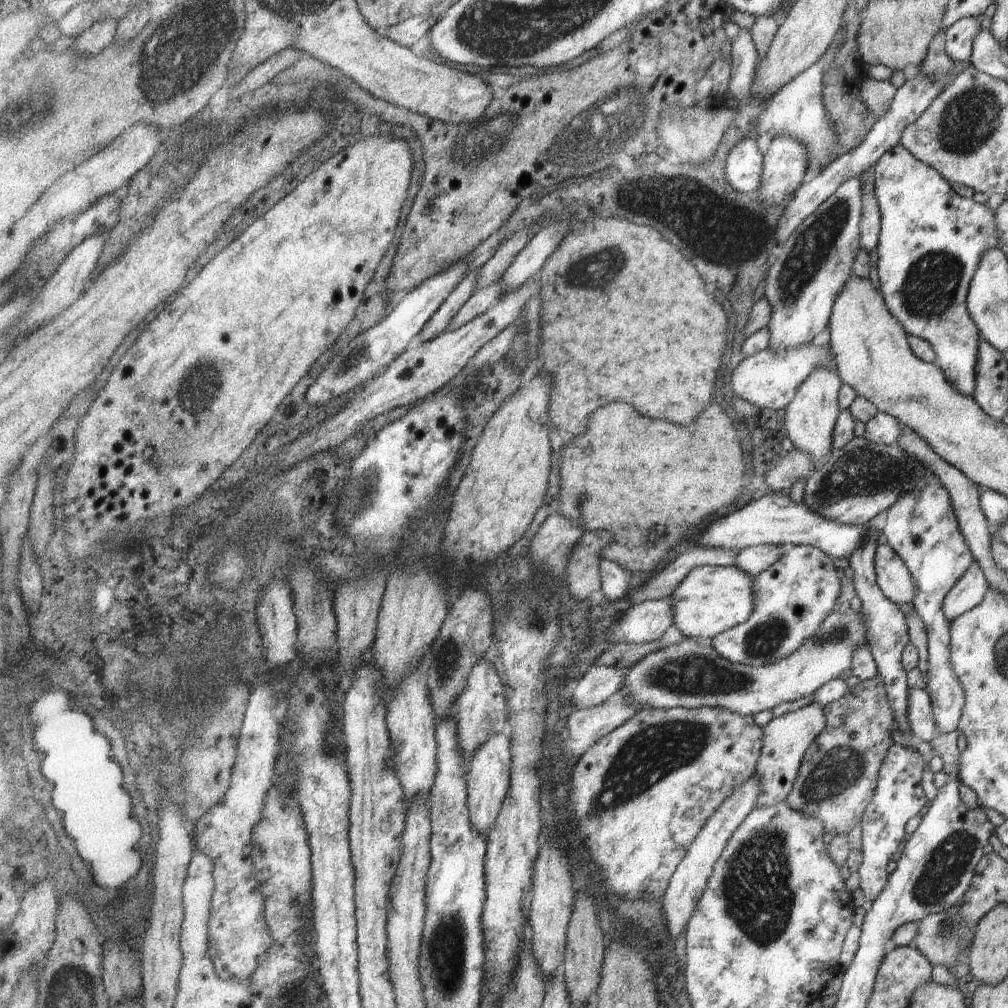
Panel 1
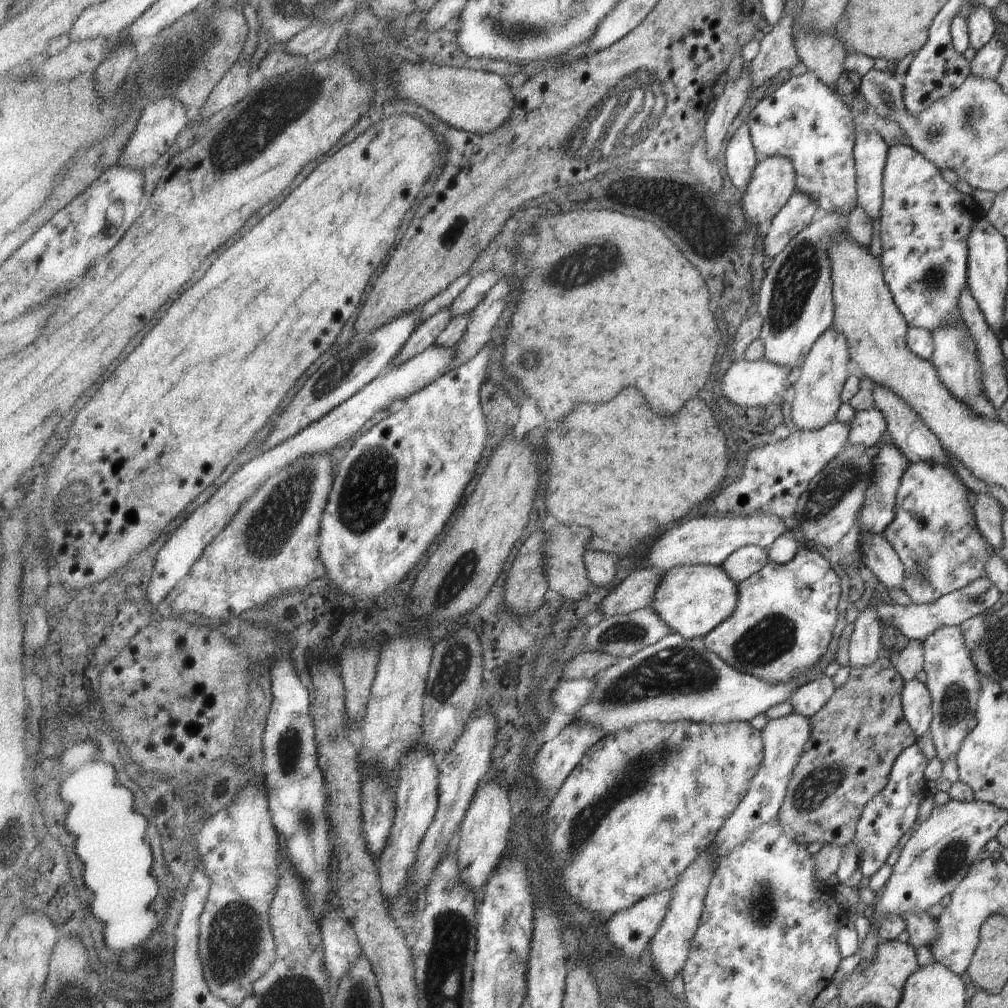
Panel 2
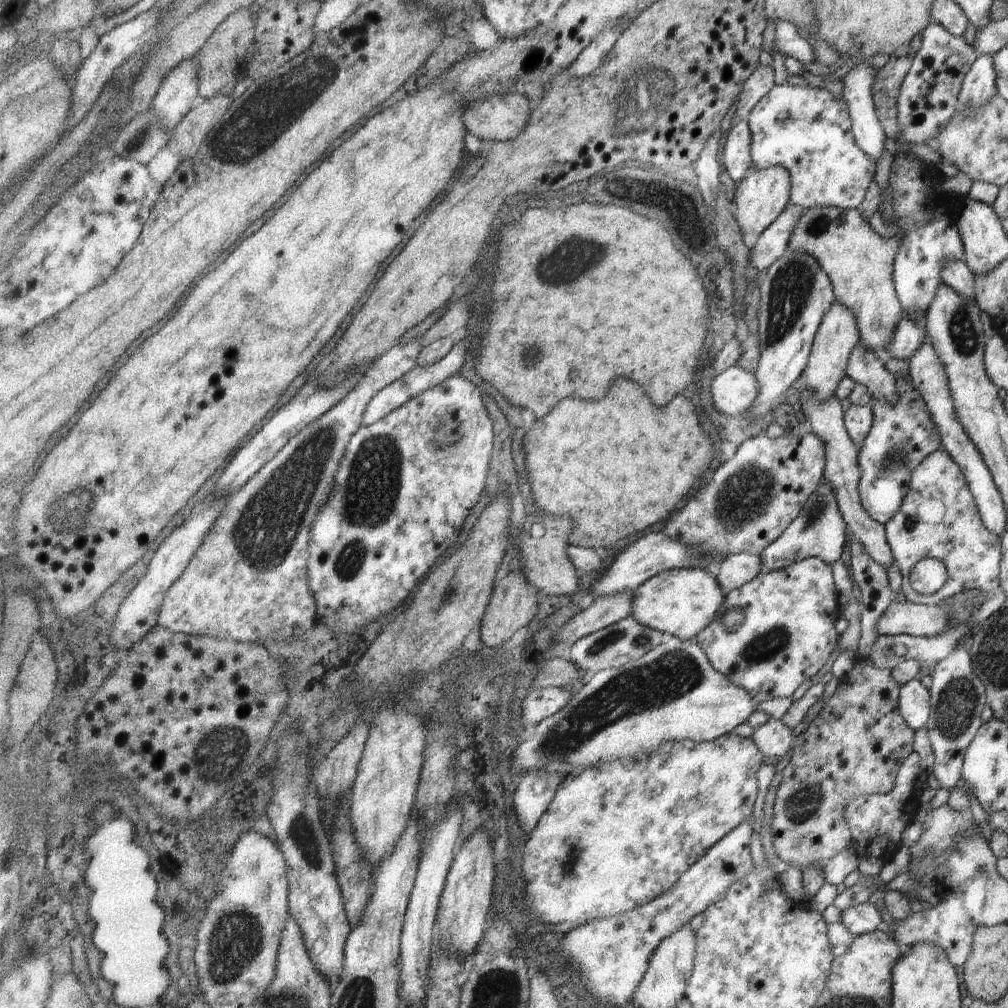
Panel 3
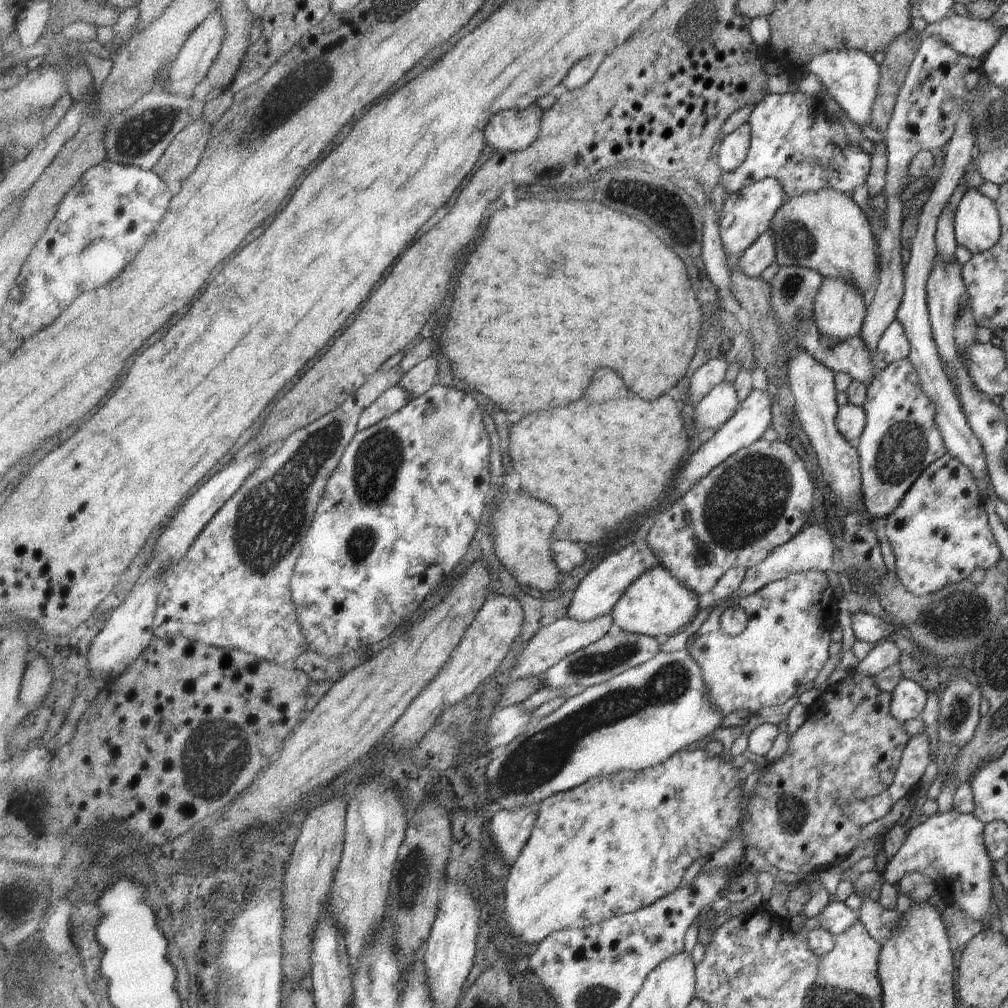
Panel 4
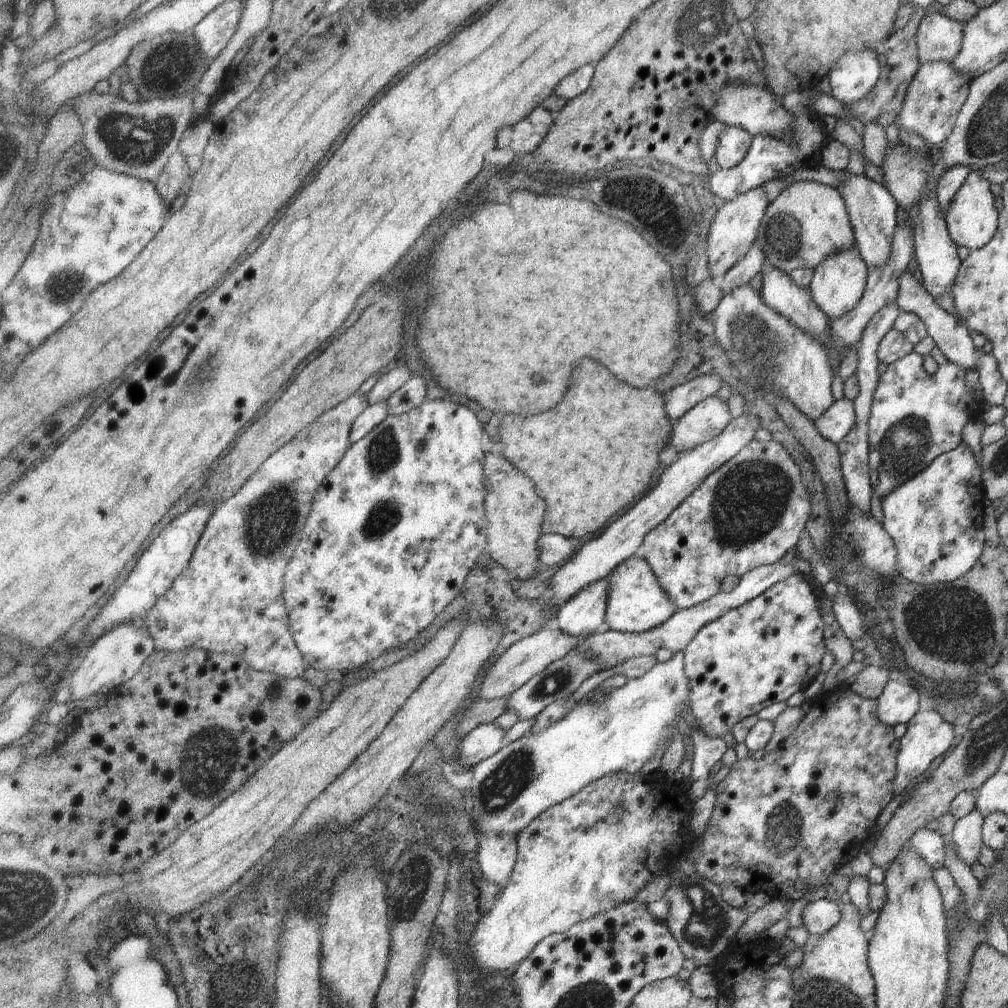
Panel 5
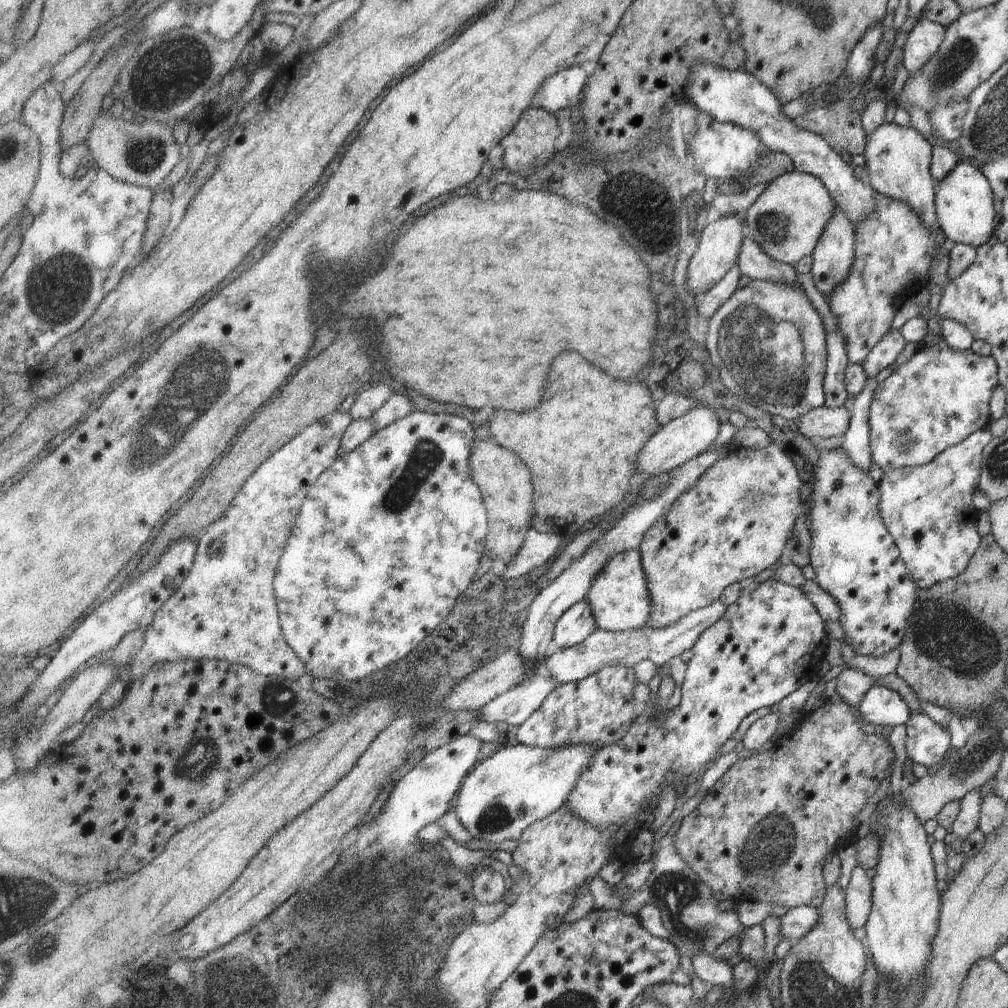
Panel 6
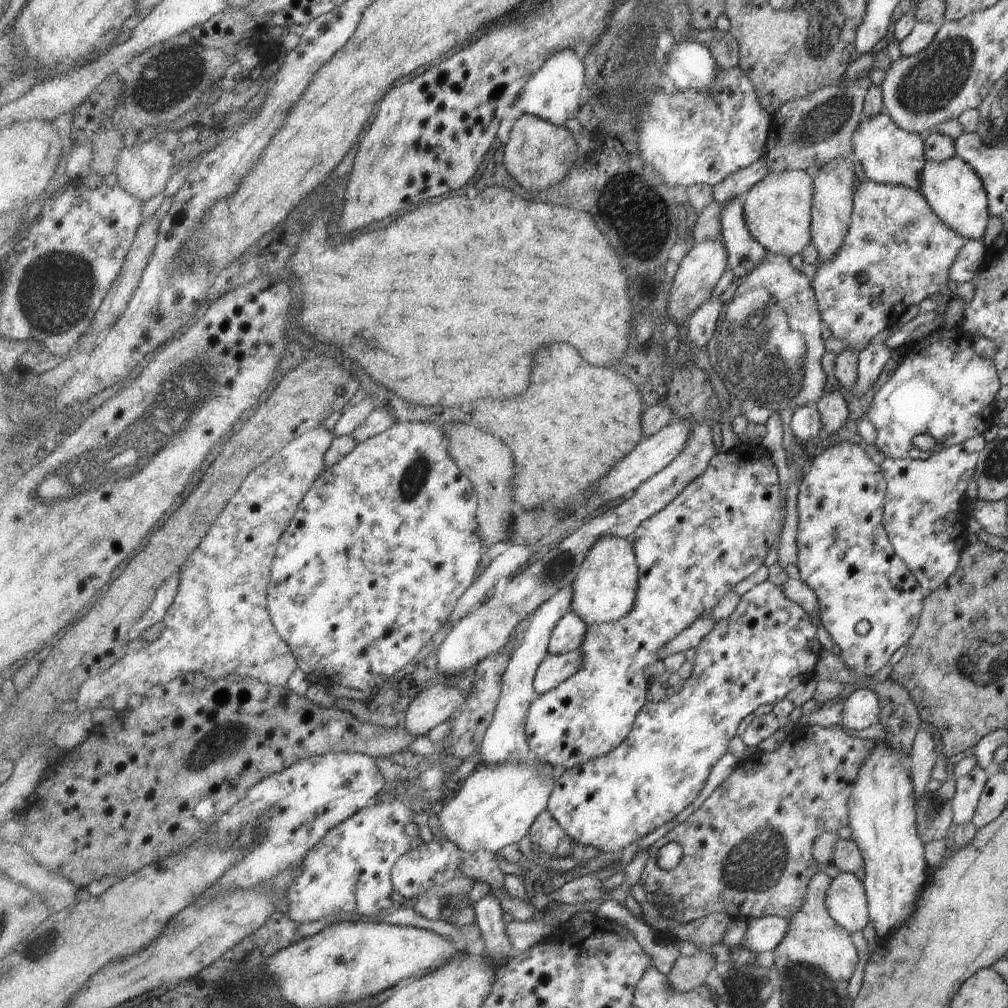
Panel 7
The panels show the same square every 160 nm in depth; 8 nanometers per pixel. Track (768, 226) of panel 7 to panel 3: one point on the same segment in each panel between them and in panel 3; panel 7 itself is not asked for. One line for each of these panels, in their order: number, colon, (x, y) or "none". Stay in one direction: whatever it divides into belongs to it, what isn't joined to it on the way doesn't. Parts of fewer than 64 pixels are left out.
3: (858, 261)
4: (826, 231)
5: (807, 222)
6: (787, 220)

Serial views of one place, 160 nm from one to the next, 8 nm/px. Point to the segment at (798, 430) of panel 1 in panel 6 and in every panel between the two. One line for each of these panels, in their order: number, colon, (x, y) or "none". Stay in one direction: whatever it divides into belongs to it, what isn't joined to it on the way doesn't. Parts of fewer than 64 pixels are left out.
2: (817, 390)
3: (837, 332)
4: (839, 311)
5: (837, 284)
6: (832, 257)

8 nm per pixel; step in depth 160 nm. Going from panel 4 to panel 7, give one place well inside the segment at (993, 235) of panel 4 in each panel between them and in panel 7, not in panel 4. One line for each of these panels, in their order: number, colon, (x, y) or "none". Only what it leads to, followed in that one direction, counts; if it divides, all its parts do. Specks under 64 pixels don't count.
5: (971, 219)
6: (963, 201)
7: (954, 193)

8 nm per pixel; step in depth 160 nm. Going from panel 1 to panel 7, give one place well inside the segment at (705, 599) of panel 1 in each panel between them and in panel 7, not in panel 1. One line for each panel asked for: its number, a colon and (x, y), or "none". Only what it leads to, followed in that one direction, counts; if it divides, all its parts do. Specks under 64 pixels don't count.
2: (693, 600)
3: (682, 602)
4: (658, 603)
5: (638, 603)
6: (620, 599)
7: (606, 588)

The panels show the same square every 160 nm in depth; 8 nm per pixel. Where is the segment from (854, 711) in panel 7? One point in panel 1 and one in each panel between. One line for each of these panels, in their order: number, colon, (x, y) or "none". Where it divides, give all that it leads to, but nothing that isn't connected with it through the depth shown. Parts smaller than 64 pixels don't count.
1: (918, 712)
2: (915, 700)
3: (912, 703)
4: (908, 699)
5: (898, 703)
6: (880, 706)

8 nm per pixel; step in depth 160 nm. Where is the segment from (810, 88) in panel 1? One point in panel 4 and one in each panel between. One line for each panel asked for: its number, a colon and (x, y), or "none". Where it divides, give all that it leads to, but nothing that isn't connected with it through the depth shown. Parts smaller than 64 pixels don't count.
2: (802, 119)
3: (804, 130)
4: (793, 139)

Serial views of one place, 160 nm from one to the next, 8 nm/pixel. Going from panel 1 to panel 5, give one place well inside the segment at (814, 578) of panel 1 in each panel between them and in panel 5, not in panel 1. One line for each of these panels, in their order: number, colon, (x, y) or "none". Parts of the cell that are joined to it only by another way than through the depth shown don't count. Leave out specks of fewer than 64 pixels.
2: (785, 613)
3: (787, 634)
4: (784, 646)
5: (767, 650)

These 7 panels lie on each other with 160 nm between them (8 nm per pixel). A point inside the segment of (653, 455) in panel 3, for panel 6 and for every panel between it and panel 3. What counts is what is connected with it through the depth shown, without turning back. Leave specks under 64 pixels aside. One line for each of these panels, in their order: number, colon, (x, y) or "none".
4: (611, 455)
5: (591, 457)
6: (583, 444)

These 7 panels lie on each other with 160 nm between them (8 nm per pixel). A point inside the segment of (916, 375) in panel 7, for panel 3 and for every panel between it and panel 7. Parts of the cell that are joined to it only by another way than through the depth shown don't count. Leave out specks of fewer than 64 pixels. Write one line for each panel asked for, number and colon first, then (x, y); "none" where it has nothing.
3: (902, 433)
4: (899, 440)
5: (914, 417)
6: (934, 400)

